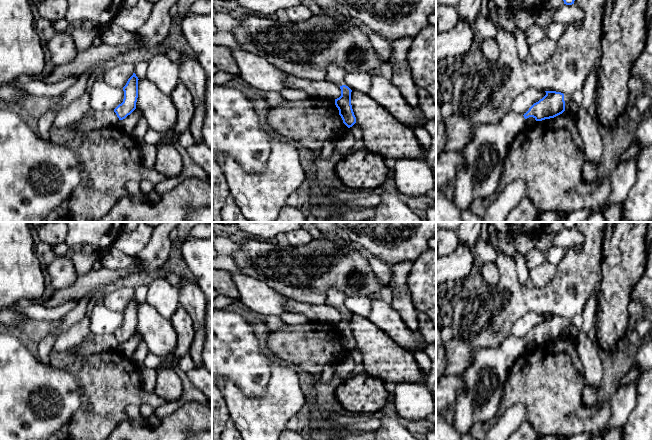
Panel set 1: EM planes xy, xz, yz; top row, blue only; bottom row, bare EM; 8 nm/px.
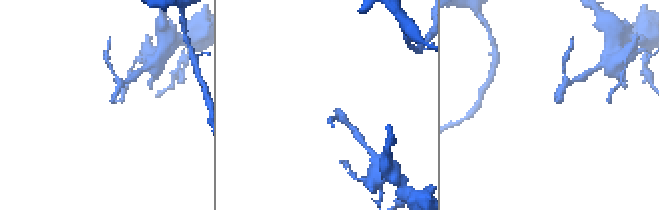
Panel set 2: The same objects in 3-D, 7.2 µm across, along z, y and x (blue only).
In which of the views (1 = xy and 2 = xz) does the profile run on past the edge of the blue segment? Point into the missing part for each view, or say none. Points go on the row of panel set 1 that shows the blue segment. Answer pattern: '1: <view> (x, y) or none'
1: none
2: none

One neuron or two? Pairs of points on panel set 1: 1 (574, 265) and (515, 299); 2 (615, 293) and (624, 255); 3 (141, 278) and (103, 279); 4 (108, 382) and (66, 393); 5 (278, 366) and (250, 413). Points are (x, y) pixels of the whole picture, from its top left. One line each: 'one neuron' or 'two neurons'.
1: one neuron
2: one neuron
3: two neurons
4: two neurons
5: one neuron

